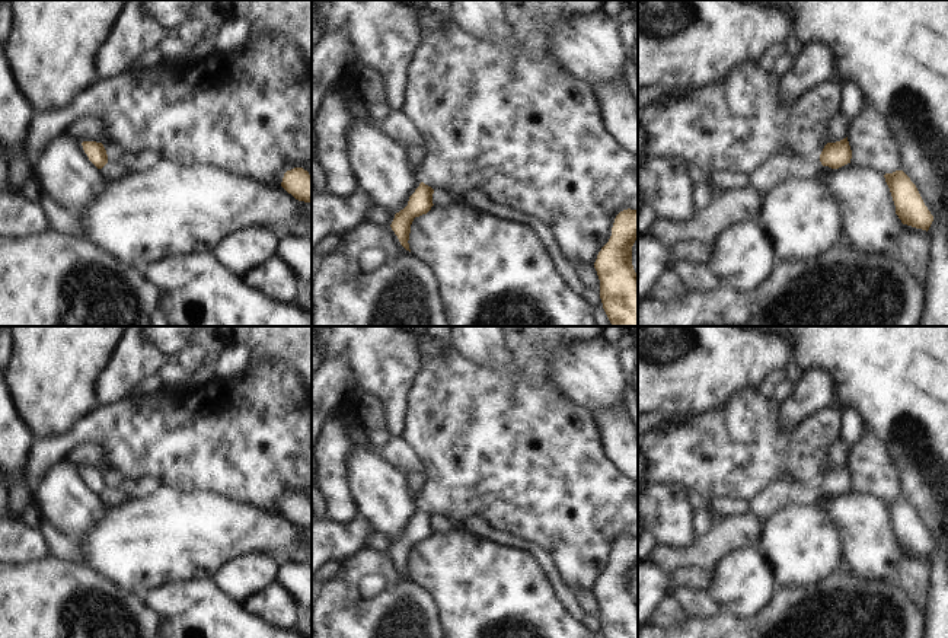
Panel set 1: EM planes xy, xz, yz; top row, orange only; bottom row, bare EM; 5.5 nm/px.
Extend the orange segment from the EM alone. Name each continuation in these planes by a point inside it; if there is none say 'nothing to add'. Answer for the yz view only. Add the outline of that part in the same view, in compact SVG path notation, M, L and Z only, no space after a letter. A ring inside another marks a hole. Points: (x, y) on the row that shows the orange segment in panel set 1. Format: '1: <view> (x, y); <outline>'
1: yz (778, 168); M776 153L750 175L750 182L763 198L772 188L789 178L817 181L821 170L820 159Z

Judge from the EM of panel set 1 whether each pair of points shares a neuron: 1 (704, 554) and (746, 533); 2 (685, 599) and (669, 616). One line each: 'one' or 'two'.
1: one
2: two

